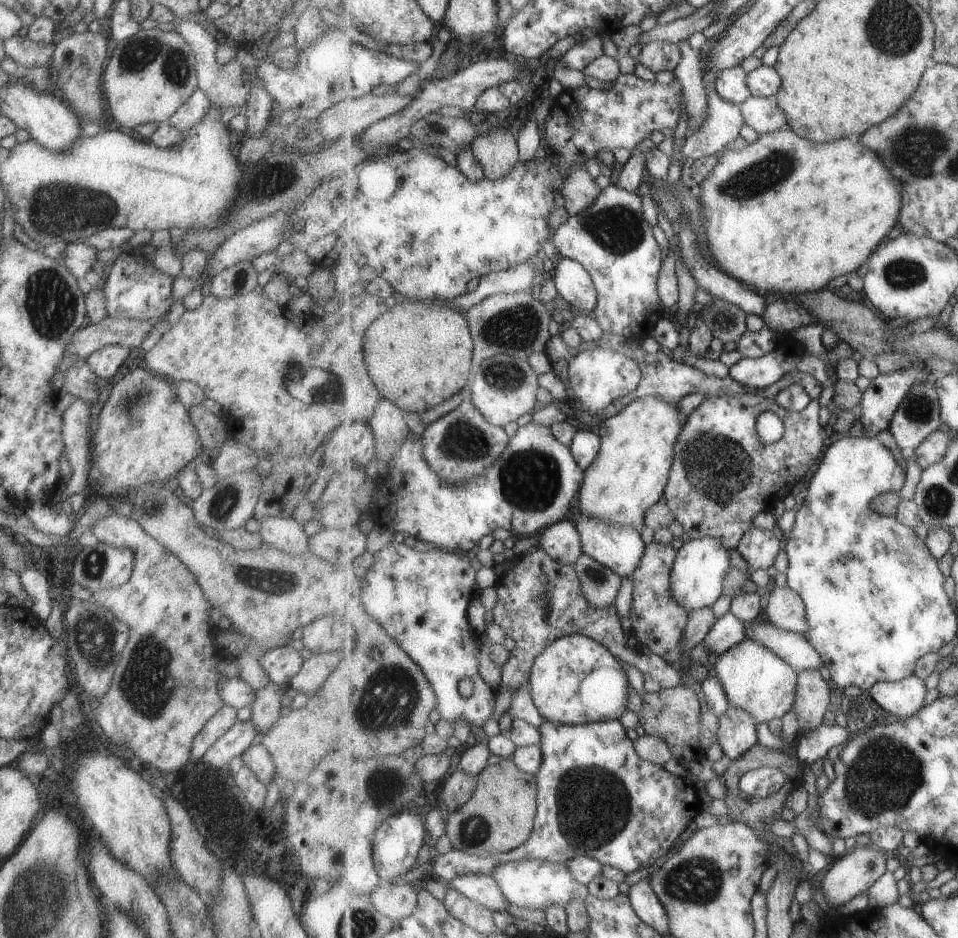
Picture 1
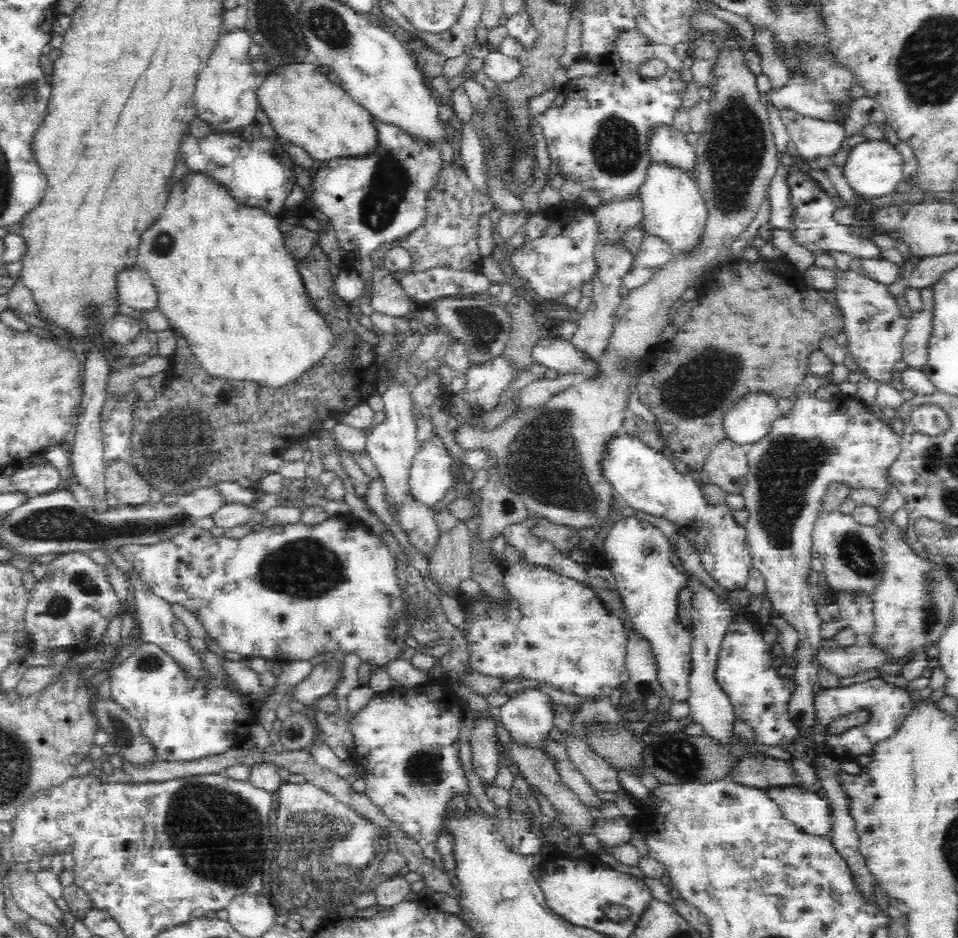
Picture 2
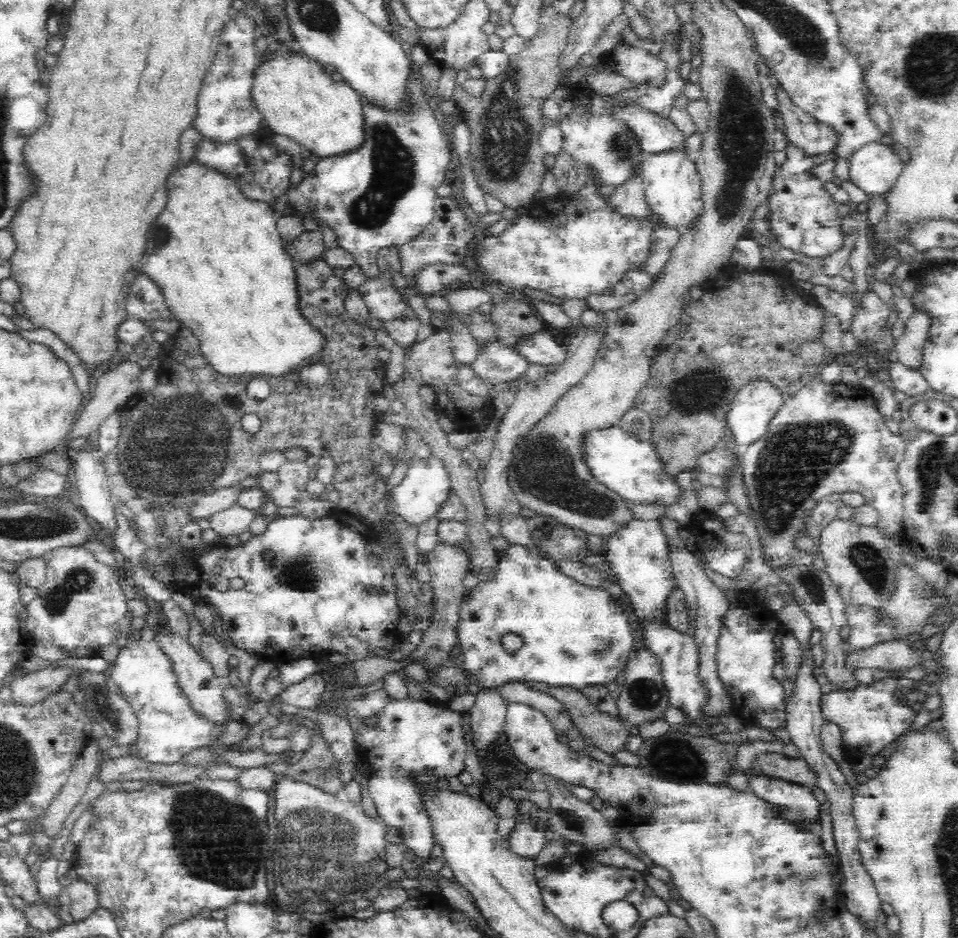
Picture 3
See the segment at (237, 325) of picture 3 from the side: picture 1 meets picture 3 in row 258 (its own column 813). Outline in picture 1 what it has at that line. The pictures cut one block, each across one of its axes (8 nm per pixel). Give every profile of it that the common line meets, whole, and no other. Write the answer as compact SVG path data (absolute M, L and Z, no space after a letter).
M781 129L780 131L775 131L774 133L763 133L759 140L755 142L748 143L748 145L744 146L739 150L728 150L725 149L718 155L718 162L714 166L714 169L711 172L706 174L706 177L701 182L701 192L699 192L699 202L702 206L702 214L704 215L704 232L706 233L706 242L710 246L710 250L713 252L712 256L714 260L722 267L723 271L729 275L731 274L735 279L754 287L761 291L761 293L765 295L778 295L779 293L787 293L787 294L801 294L801 293L815 293L820 291L821 289L825 289L827 284L831 282L831 280L835 280L837 276L841 276L841 274L850 275L853 272L857 272L857 268L861 266L861 264L867 264L867 260L874 253L874 250L878 248L879 242L886 238L887 234L893 230L893 226L897 226L897 222L899 220L900 214L902 213L903 208L903 193L902 193L902 183L894 176L894 172L890 170L888 166L885 166L886 163L882 161L882 156L878 155L874 150L871 150L868 146L864 144L859 144L859 140L856 138L847 138L847 139L839 139L833 142L826 143L818 143L815 141L807 140L806 138L800 137L795 131L792 129Z

